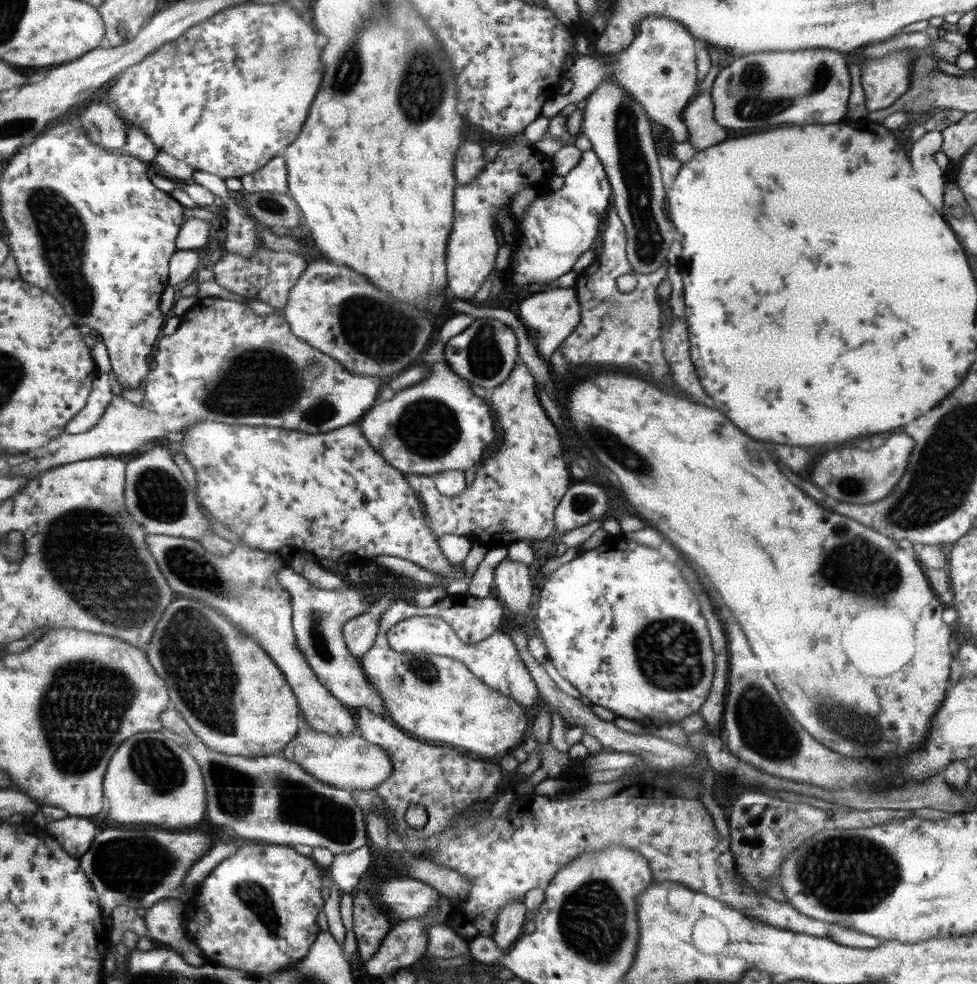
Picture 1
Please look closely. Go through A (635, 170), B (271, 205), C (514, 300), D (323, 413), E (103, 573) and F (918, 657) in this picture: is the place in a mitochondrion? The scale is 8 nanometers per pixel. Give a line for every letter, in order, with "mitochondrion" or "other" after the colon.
A: mitochondrion
B: mitochondrion
C: other
D: mitochondrion
E: mitochondrion
F: other

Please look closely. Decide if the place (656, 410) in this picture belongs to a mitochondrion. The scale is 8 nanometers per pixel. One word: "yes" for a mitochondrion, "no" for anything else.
no

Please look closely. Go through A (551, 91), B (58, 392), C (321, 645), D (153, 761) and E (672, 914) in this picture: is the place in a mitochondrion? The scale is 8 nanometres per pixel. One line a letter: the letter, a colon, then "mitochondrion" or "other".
A: other
B: other
C: mitochondrion
D: mitochondrion
E: other

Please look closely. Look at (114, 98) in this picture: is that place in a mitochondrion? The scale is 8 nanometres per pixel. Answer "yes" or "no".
no

